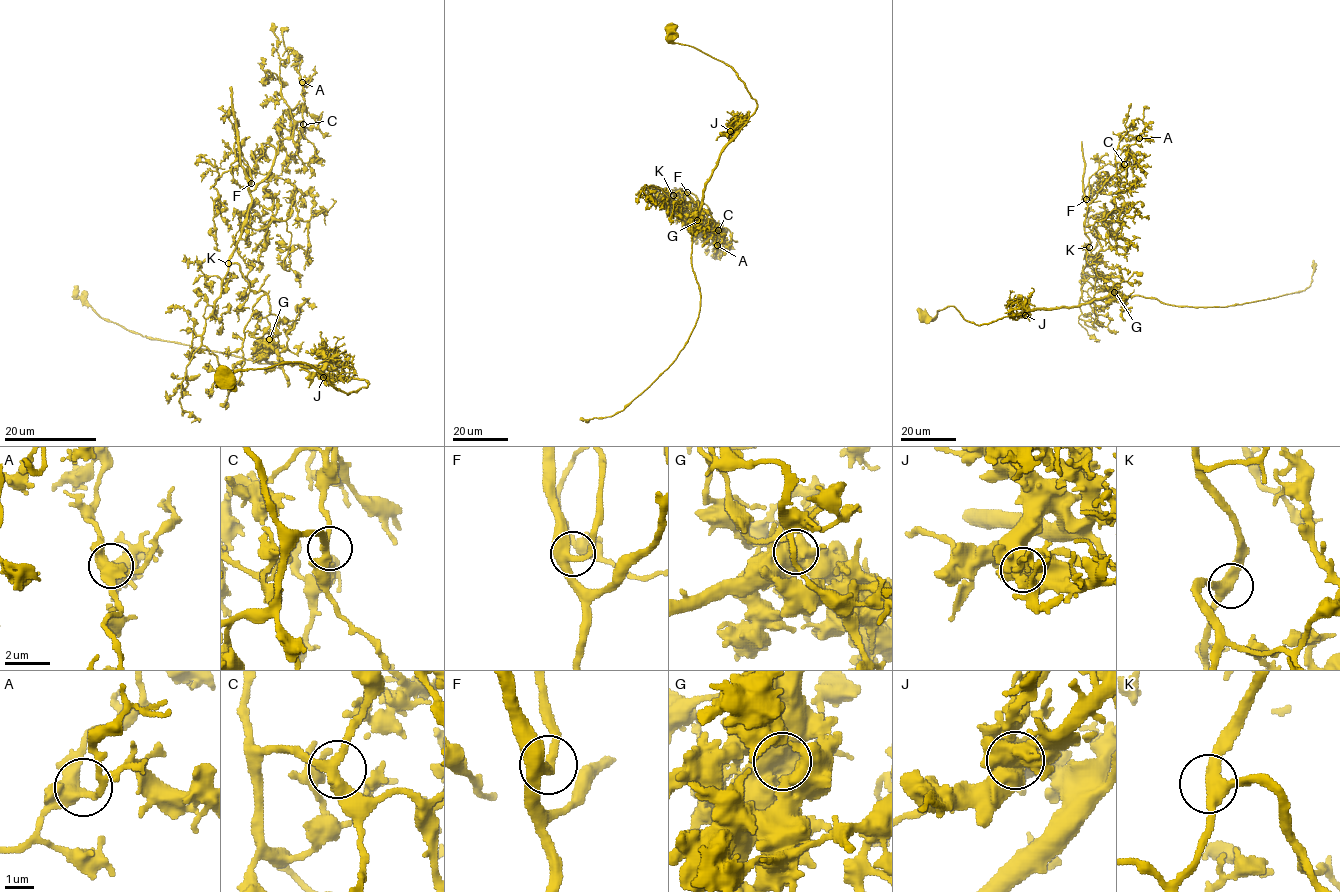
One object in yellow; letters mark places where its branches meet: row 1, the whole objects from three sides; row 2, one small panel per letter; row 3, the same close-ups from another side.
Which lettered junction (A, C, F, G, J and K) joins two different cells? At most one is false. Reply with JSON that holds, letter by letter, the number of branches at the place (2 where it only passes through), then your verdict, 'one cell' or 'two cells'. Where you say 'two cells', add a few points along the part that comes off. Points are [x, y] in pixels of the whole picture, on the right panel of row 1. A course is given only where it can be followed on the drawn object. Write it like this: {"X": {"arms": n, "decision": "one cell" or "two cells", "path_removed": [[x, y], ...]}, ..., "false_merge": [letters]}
{"A": {"arms": 3, "decision": "one cell"}, "C": {"arms": 3, "decision": "one cell"}, "F": {"arms": 3, "decision": "one cell"}, "G": {"arms": 3, "decision": "two cells", "path_removed": [[1114, 292], [1074, 306], [1033, 308], [976, 325], [953, 306], [933, 318], [917, 308]]}, "J": {"arms": 3, "decision": "one cell"}, "K": {"arms": 3, "decision": "one cell"}, "false_merge": ["G"]}

